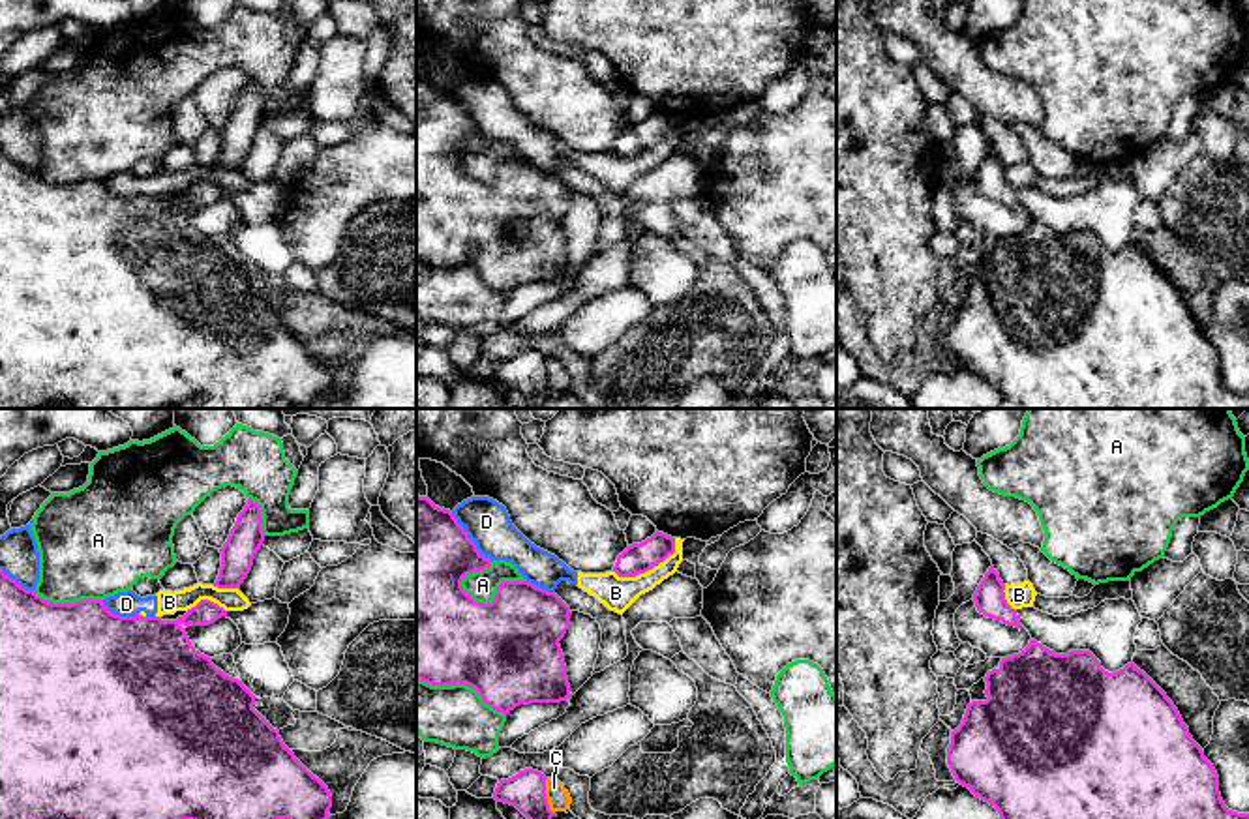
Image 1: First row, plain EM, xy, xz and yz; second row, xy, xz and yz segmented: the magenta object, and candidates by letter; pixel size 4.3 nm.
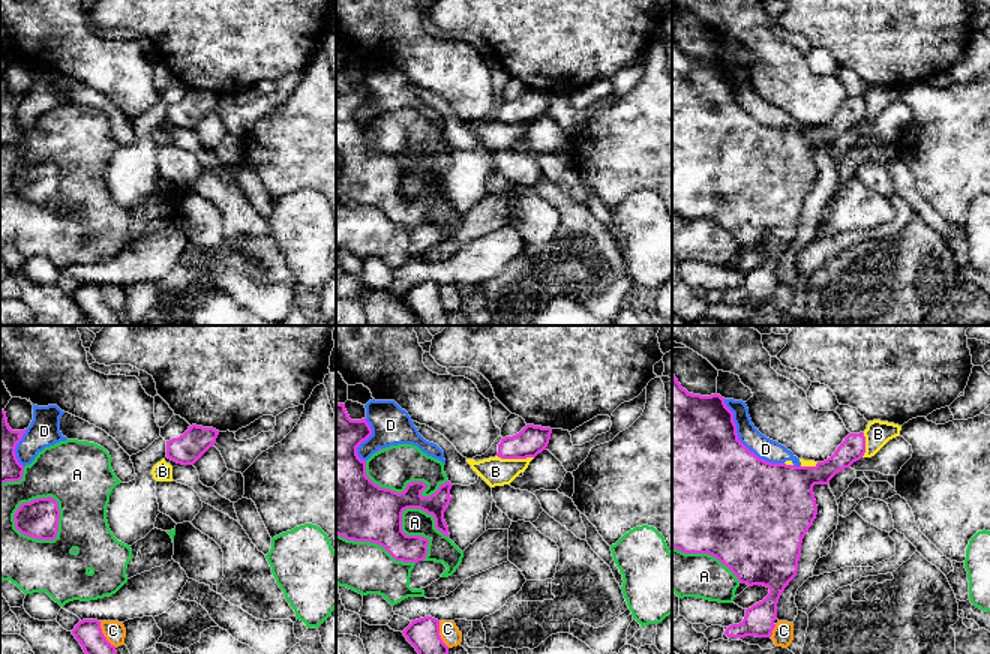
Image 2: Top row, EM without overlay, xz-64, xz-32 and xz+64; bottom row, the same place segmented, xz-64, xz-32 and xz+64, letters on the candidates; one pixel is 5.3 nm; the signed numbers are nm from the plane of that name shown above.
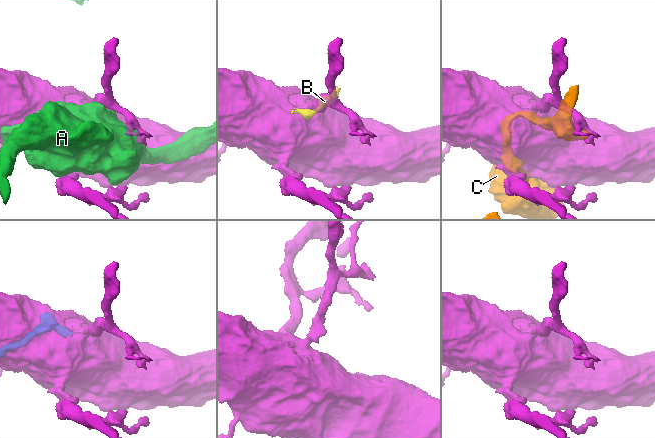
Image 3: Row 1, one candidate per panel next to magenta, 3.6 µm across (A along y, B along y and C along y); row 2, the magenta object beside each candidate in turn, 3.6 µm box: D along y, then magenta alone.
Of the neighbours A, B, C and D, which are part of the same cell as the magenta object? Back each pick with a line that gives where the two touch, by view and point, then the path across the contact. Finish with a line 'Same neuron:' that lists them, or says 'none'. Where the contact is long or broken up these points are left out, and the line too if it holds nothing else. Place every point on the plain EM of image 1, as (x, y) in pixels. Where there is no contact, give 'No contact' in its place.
Same neuron: none

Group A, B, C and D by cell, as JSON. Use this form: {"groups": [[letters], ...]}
{"groups": [["A"], ["B", "D"], ["C"]]}

